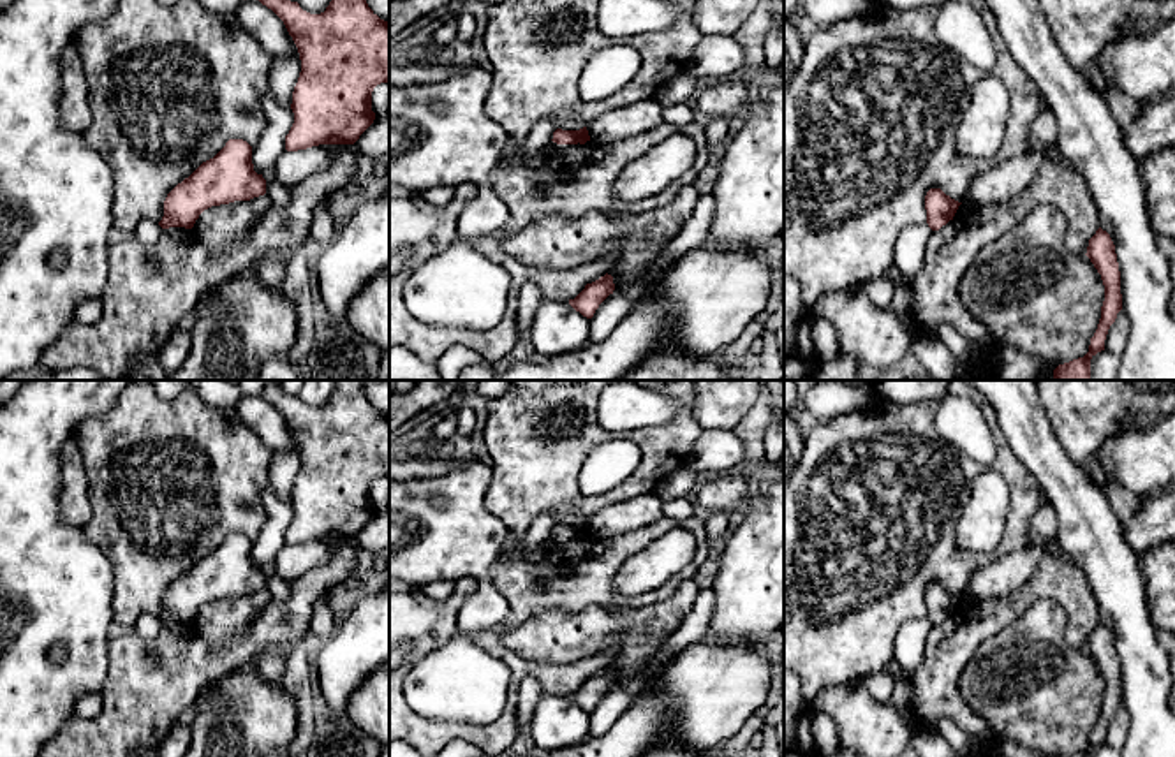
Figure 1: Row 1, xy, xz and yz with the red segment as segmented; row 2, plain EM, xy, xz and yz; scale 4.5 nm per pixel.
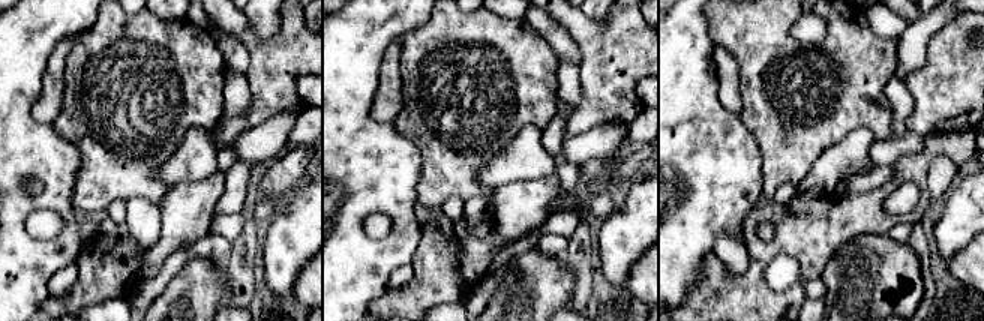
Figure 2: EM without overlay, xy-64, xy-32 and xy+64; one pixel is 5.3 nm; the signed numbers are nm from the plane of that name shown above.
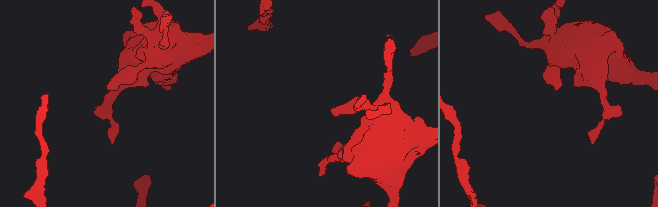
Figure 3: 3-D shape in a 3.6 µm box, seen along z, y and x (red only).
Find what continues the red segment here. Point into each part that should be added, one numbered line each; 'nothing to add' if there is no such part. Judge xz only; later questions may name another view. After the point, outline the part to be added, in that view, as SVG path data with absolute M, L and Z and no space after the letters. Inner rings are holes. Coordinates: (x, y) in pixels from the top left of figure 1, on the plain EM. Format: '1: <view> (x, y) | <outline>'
nothing to add

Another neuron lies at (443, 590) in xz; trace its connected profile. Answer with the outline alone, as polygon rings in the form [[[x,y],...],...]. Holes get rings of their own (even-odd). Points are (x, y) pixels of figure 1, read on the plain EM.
[[[447,581],[432,583],[423,586],[423,593],[437,602],[444,602],[453,595],[454,584],[456,583],[447,583]]]

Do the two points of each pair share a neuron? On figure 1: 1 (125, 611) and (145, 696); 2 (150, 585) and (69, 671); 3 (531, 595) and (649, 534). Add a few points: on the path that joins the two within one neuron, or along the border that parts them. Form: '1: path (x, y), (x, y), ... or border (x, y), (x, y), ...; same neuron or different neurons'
1: border (118, 629), (131, 631); different neurons
2: border (115, 585), (111, 627); different neurons
3: path (561, 585), (580, 581), (606, 555), (619, 550); same neuron

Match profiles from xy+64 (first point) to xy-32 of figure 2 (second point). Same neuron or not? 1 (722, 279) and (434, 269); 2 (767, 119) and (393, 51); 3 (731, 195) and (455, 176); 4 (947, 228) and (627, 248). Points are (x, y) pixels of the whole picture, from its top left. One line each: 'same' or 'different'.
1: same
2: different
3: different
4: same

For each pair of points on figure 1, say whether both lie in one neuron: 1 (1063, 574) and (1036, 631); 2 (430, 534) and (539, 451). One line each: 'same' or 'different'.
1: different
2: different

